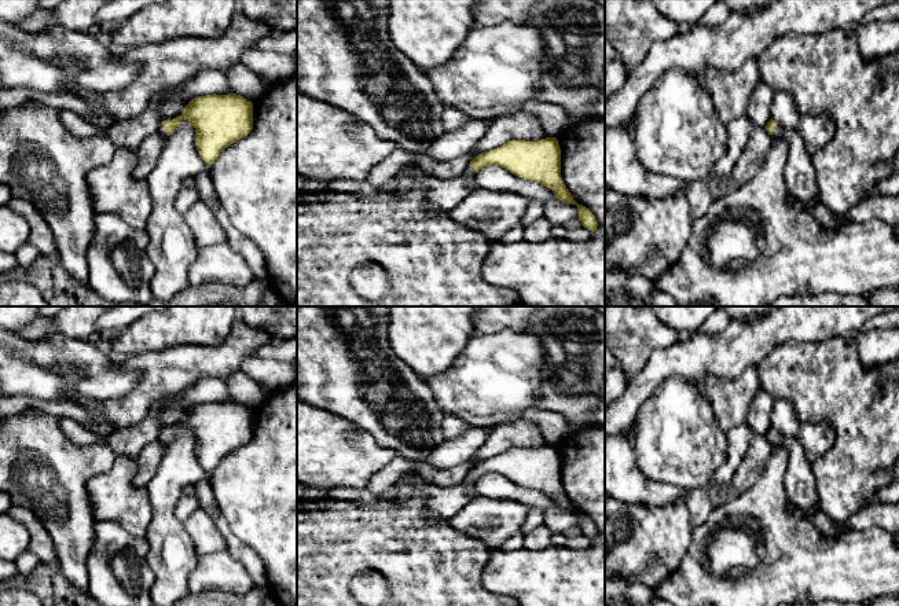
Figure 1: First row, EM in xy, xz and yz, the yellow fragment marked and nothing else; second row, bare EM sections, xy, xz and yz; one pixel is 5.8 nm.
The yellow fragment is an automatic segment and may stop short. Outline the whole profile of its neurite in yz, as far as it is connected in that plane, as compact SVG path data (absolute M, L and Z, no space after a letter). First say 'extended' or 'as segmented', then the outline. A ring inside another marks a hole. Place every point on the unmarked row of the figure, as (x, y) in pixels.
extended; M773 426L767 430L764 437L773 445L782 444L789 451L788 467L784 475L788 500L823 536L836 536L845 532L847 524L836 524L817 508L817 480L799 440L779 433Z

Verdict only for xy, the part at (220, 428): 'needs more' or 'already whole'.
needs more

